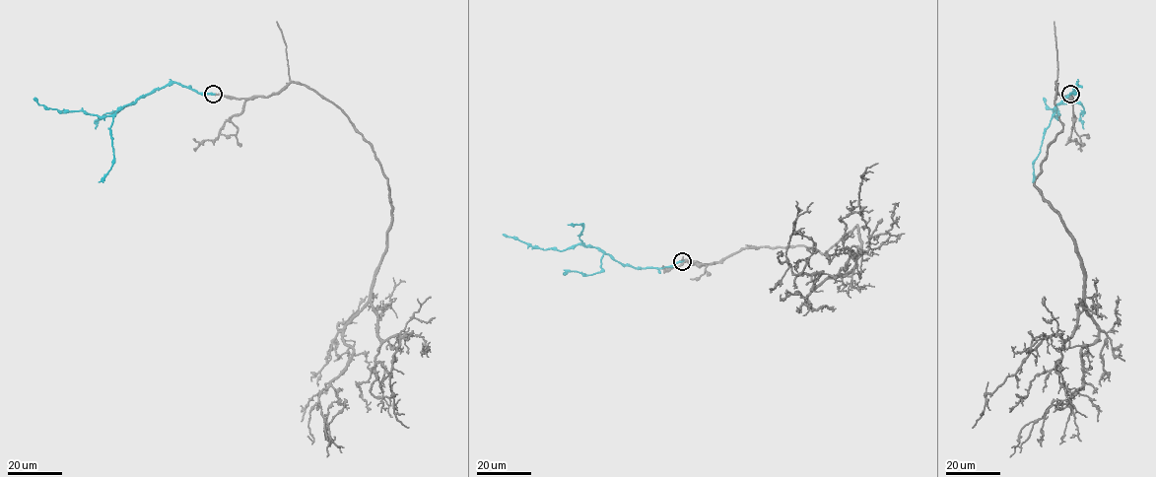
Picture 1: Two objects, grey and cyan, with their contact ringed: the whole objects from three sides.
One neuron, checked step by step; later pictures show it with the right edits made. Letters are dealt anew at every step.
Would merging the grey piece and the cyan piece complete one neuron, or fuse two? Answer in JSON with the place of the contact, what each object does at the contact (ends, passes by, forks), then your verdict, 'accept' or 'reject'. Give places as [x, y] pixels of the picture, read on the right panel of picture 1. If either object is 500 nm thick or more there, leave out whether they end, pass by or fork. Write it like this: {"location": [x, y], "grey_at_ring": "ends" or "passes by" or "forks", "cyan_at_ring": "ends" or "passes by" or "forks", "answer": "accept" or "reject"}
{"location": [1070, 94], "grey_at_ring": "ends", "cyan_at_ring": "ends", "answer": "reject"}

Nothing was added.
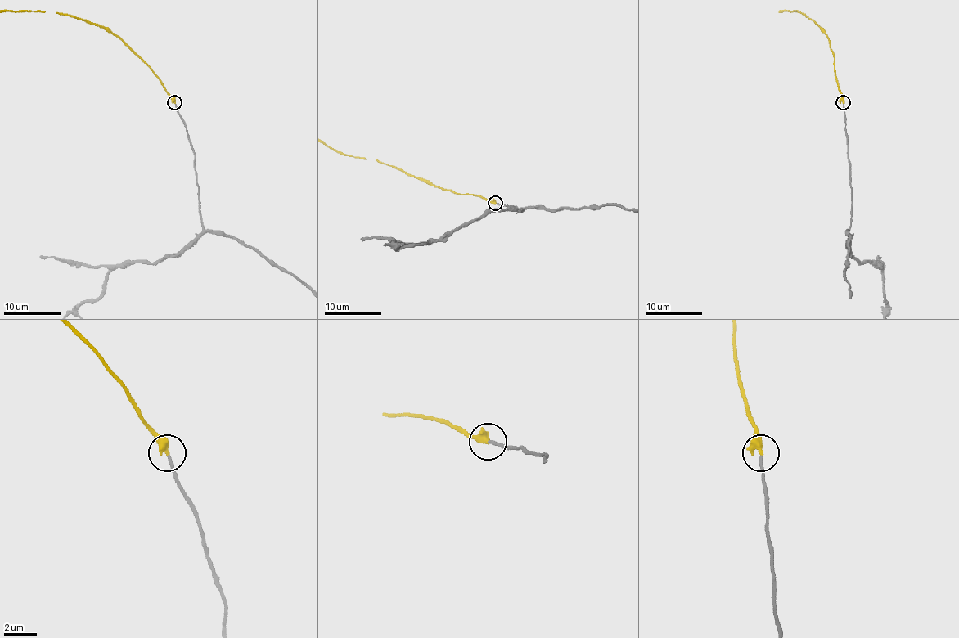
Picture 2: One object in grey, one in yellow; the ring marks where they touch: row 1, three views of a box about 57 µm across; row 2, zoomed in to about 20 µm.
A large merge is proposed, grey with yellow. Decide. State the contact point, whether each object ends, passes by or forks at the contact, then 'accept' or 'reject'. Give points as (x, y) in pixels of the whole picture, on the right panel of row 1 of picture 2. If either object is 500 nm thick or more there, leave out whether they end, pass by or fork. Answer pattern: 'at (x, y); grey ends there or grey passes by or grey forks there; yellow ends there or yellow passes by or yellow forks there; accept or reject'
at (843, 102); grey ends there; yellow ends there; accept

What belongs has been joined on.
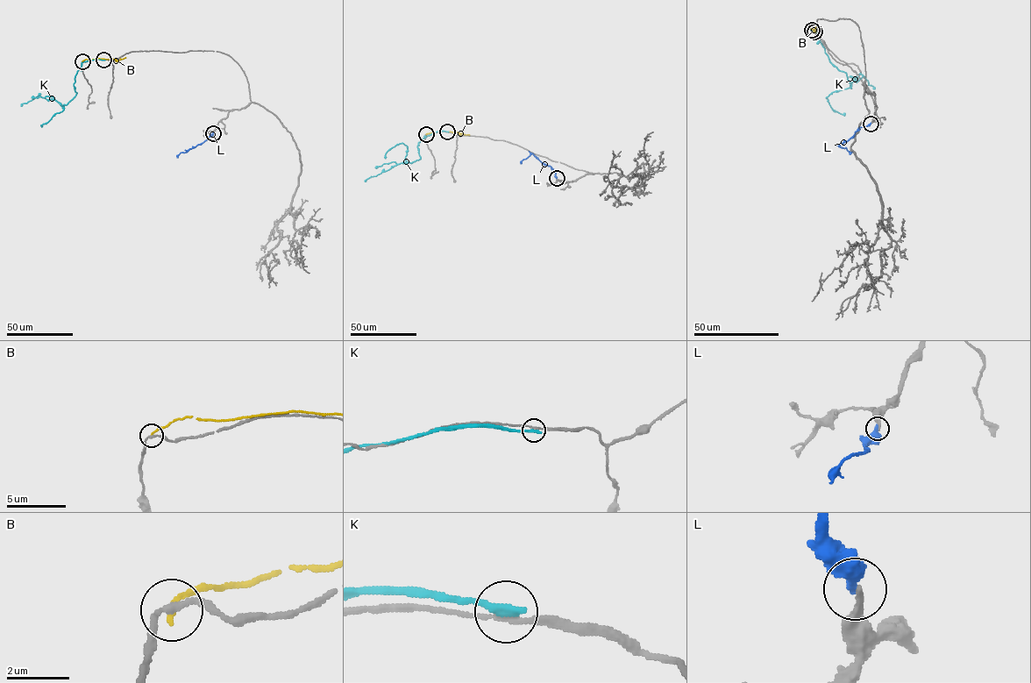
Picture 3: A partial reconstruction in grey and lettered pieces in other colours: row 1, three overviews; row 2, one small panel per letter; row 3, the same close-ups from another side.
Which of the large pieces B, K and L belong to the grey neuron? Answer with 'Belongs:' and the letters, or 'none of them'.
Belongs: L

